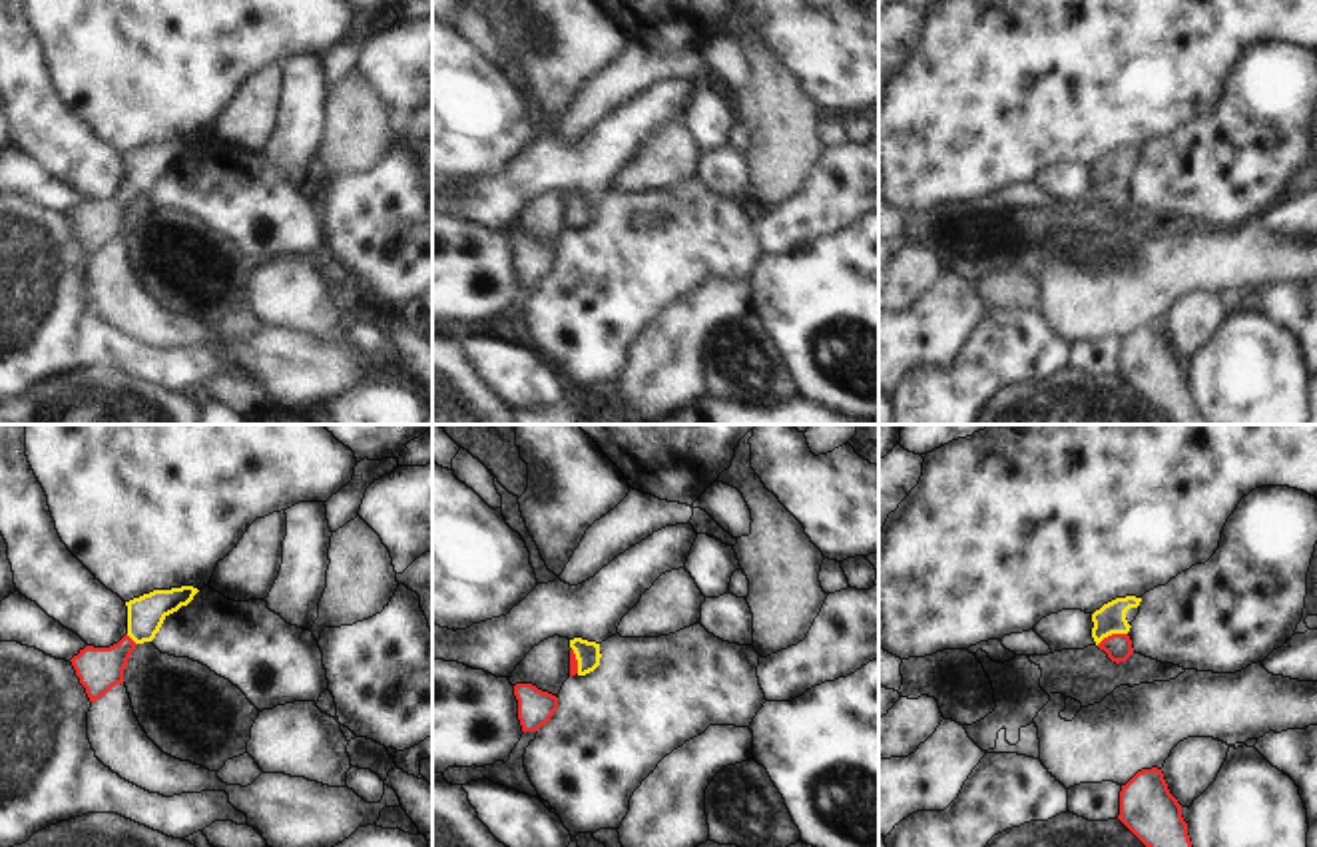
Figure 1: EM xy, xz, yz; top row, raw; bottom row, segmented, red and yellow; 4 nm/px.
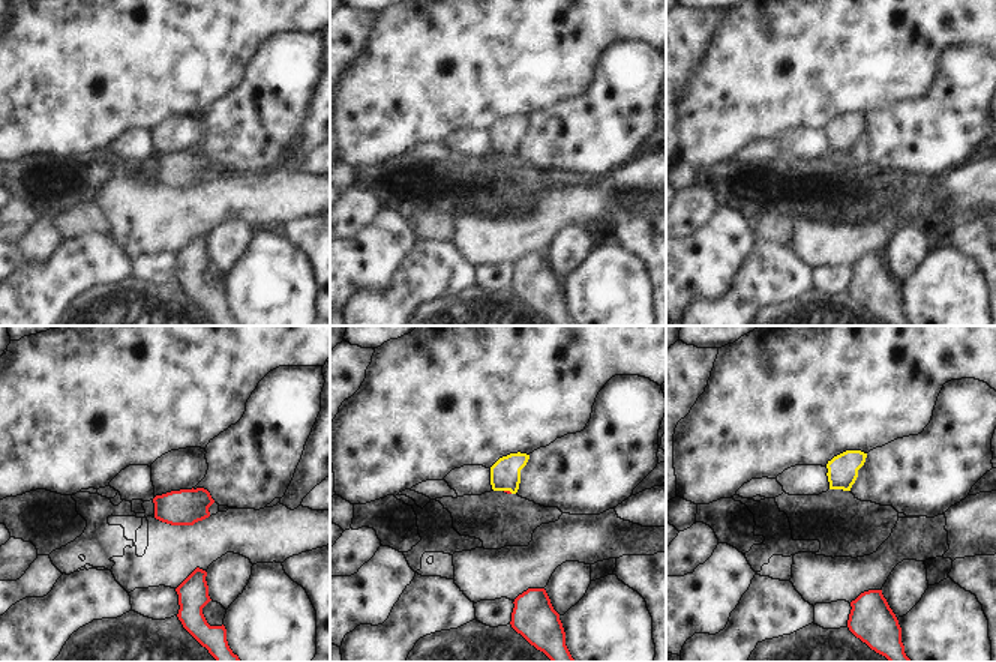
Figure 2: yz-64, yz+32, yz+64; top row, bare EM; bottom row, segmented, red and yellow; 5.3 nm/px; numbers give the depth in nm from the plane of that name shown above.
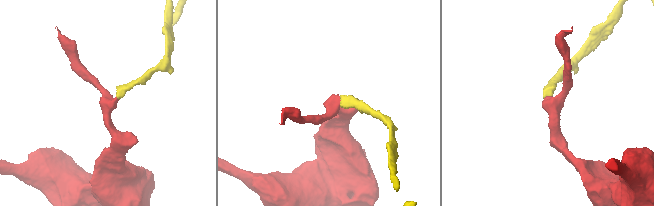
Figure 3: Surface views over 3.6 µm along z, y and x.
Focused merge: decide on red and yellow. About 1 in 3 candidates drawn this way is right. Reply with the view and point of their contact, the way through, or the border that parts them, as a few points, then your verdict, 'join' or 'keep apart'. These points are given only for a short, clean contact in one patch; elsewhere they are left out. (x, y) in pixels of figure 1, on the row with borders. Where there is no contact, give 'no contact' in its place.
meets red in yz at (1110, 636); runs through yz (1118, 646), (1110, 636), (1110, 618); join

